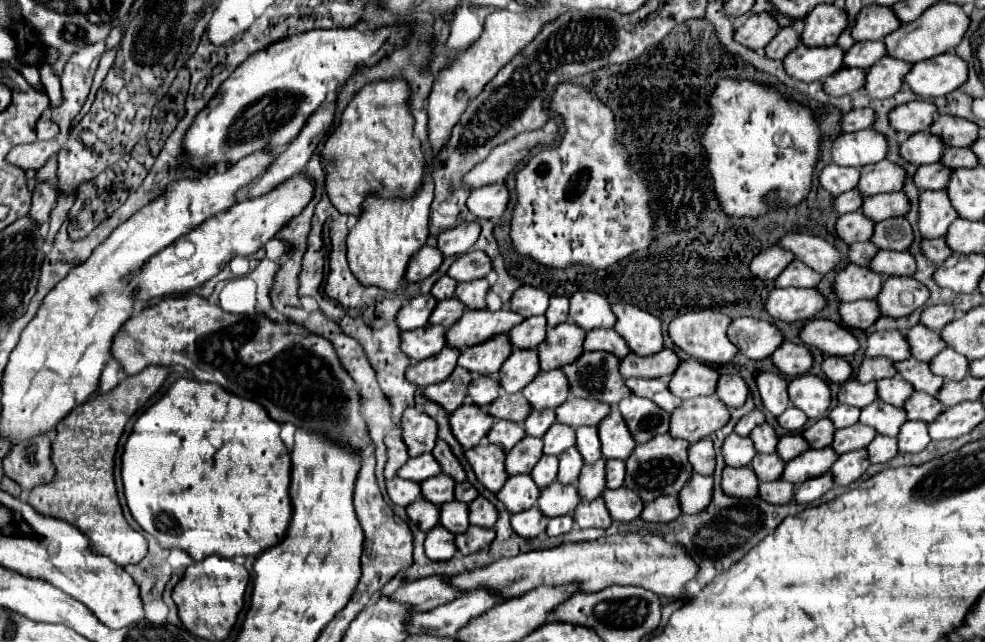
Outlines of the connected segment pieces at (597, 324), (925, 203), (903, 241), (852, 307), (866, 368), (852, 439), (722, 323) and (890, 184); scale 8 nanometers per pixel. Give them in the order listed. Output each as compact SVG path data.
M576 292L570 298L570 320L588 332L592 328L614 328L616 316L604 296L596 292Z
M924 190L920 194L918 228L924 238L942 238L956 218L956 210L944 190Z
M888 218L874 226L872 242L882 250L908 250L914 242L914 232L906 218Z
M854 300L840 306L842 322L848 328L870 328L880 318L880 308L876 308L876 300Z
M864 358L864 362L858 368L858 382L878 382L882 378L896 376L896 368L892 368L892 360L884 358Z
M856 422L854 426L836 430L832 448L838 454L846 454L846 452L852 452L852 450L862 450L862 448L866 448L866 444L870 444L874 440L874 436L876 436L874 428L868 428L860 422Z
M714 310L688 312L682 316L676 316L670 322L670 338L674 340L674 344L680 350L684 350L688 356L692 356L696 360L726 364L738 354L738 348L728 340L728 326L730 324L732 324L732 318L724 316L722 312L714 312Z
M880 160L878 164L868 164L862 168L858 190L864 196L874 196L886 190L898 192L904 188L904 182L906 182L906 170L900 164Z

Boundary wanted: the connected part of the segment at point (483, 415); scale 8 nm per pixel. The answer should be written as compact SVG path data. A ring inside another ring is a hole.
M462 404L456 412L450 414L452 432L464 450L474 448L488 434L492 424L492 416L478 404Z

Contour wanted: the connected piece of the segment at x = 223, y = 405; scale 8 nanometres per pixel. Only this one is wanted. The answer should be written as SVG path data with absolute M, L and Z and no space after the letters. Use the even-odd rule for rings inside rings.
M178 380L174 382L168 392L152 404L134 424L134 432L130 434L124 454L122 454L122 480L124 480L124 494L128 508L134 516L134 520L140 524L140 528L148 534L152 534L162 548L180 548L190 554L192 560L200 562L202 558L210 554L220 554L224 558L236 558L236 556L258 556L266 548L272 548L272 544L278 544L284 538L284 532L288 530L288 520L292 520L292 502L288 496L288 484L290 484L290 454L284 442L280 440L280 424L268 416L268 412L256 404L254 400L240 398L218 384L210 382L194 382L194 380Z

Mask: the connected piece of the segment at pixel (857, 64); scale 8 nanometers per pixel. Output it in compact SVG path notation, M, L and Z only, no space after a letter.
M856 42L844 56L844 66L854 66L854 68L870 68L876 64L876 60L882 60L886 54L884 42Z

